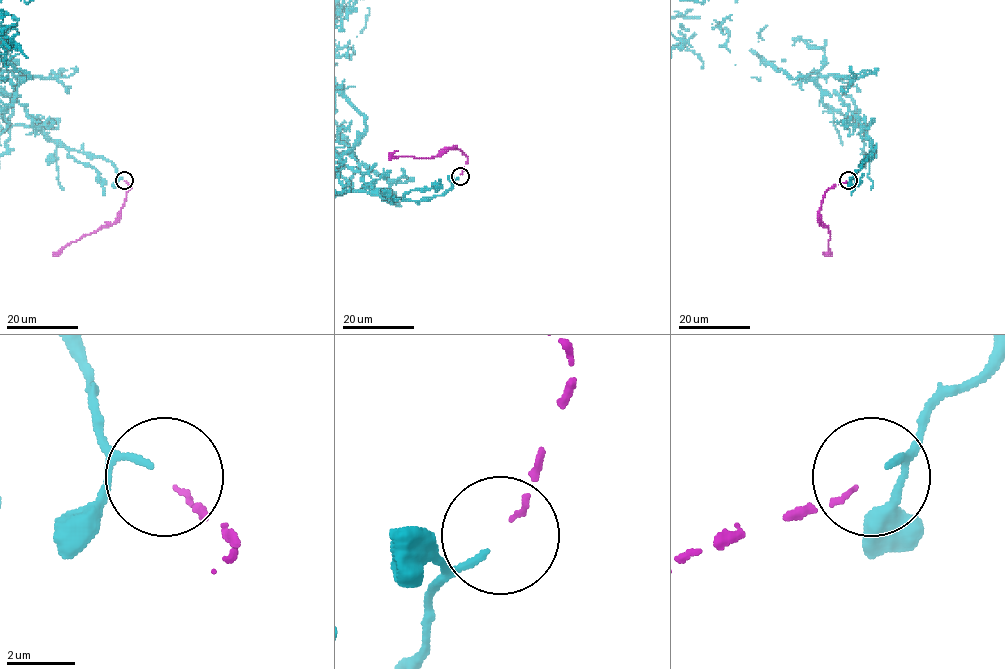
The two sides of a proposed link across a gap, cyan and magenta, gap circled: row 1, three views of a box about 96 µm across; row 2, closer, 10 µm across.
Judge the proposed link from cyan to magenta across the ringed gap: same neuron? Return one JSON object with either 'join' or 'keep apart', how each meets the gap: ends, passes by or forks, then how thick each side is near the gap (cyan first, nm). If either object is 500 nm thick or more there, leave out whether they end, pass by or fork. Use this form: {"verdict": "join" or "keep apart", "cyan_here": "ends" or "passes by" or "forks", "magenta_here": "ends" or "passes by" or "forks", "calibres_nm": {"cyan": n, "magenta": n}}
{"verdict": "join", "cyan_here": "ends", "magenta_here": "ends", "calibres_nm": {"cyan": 190, "magenta": 130}}

